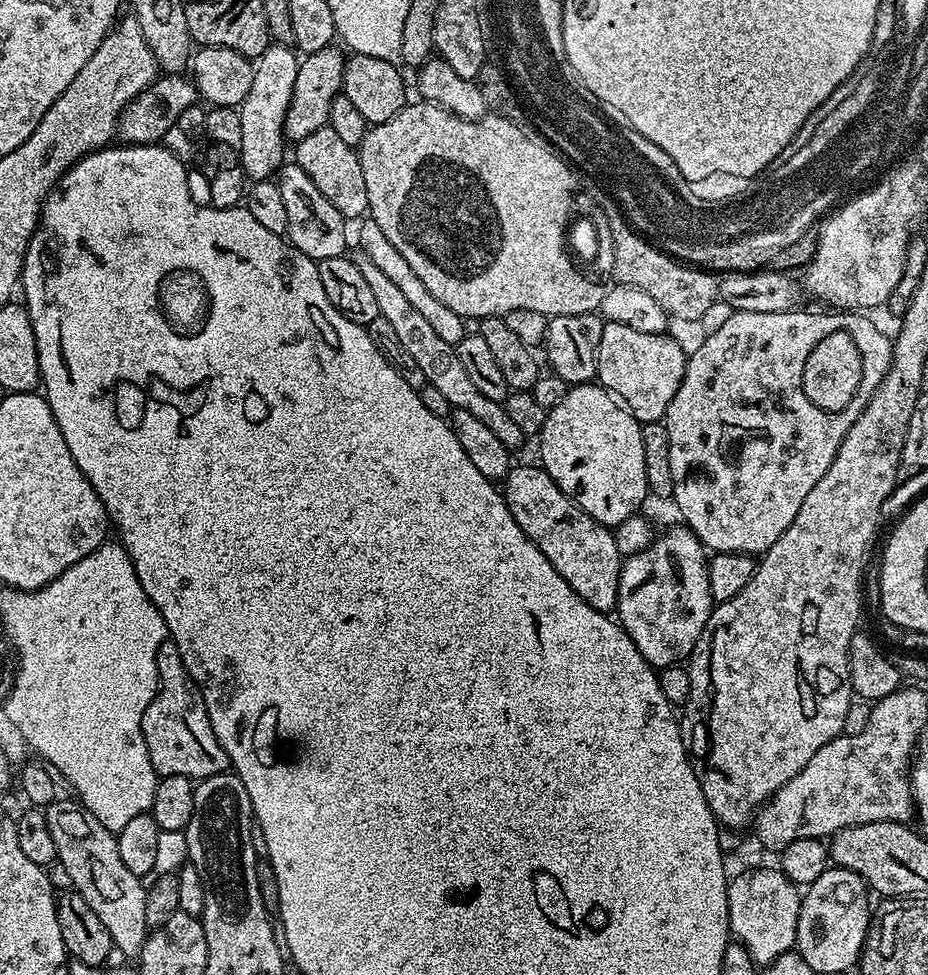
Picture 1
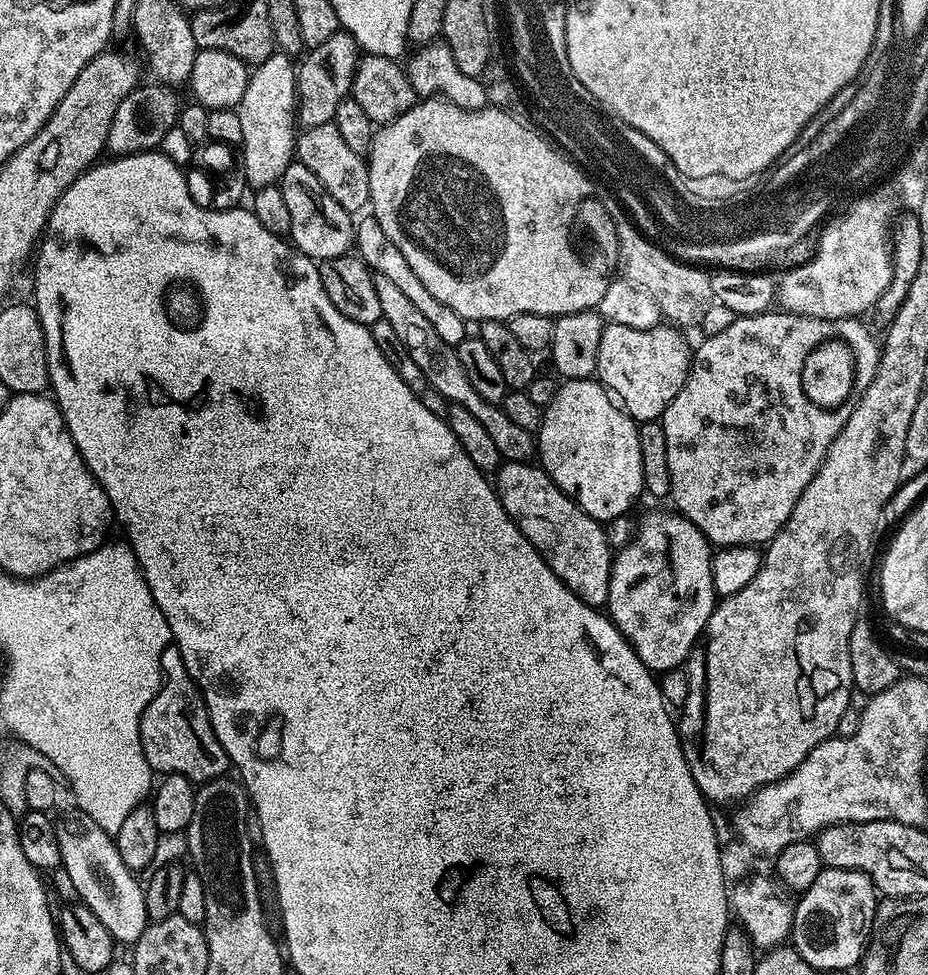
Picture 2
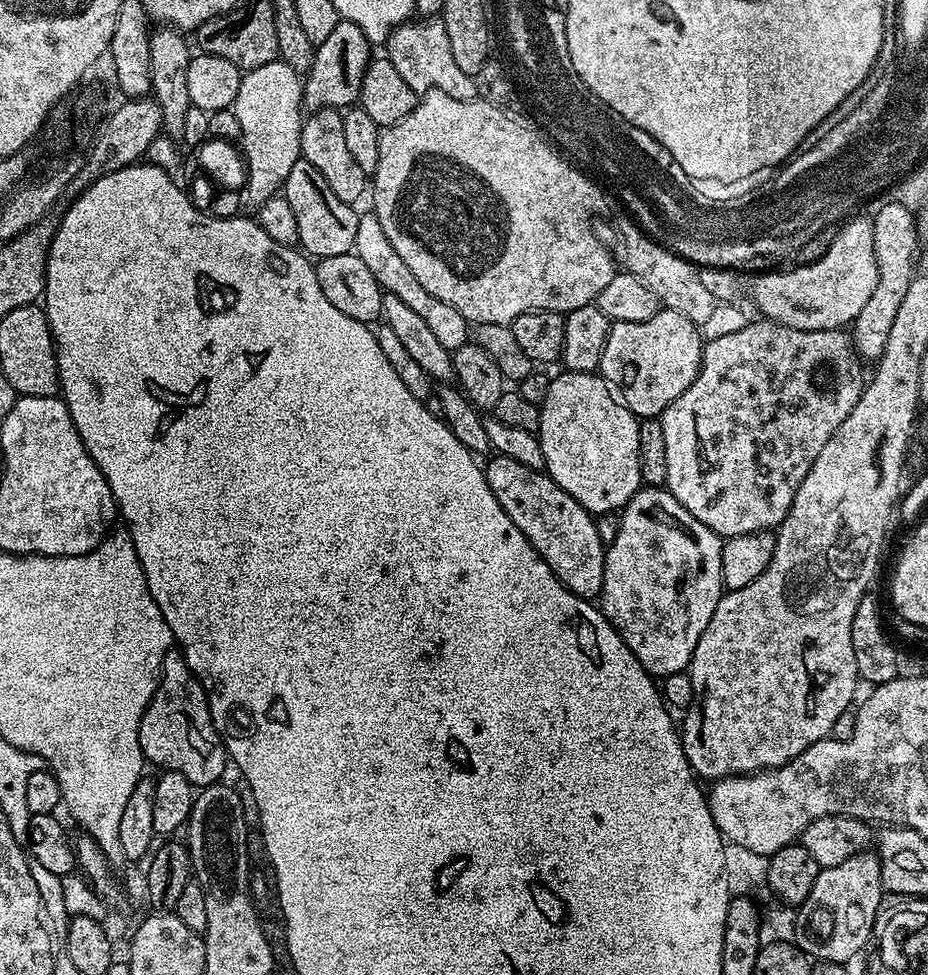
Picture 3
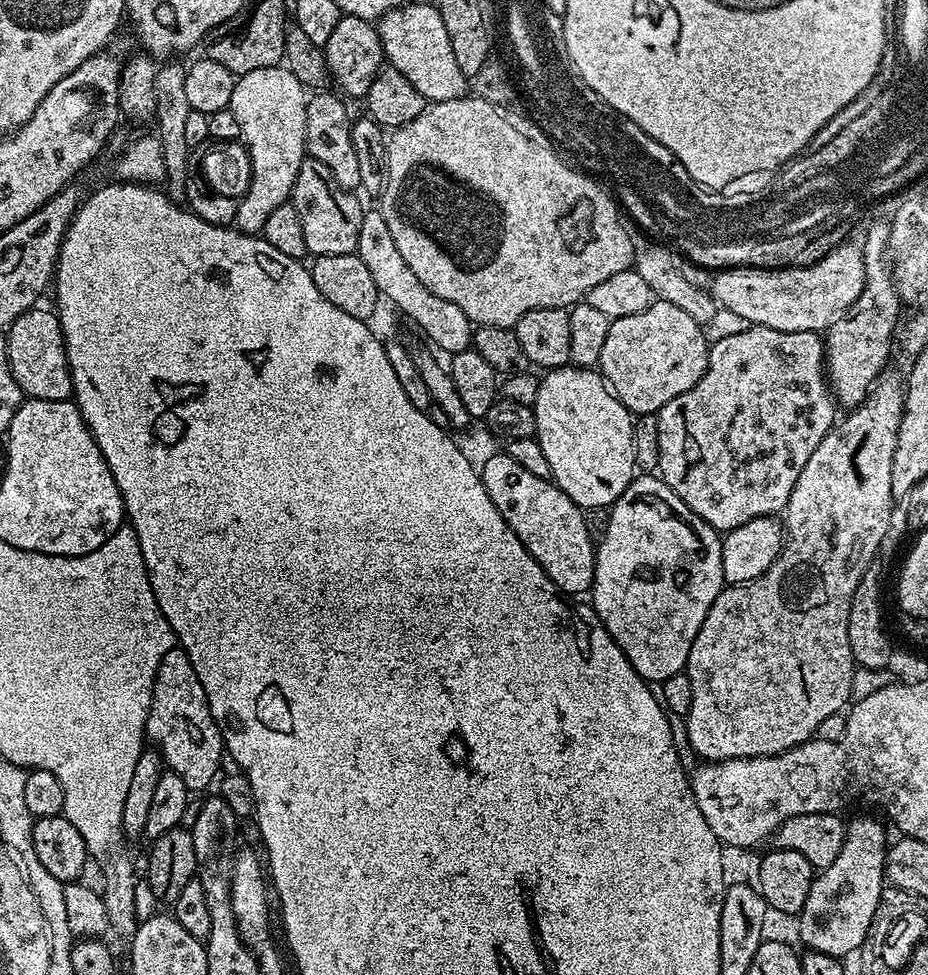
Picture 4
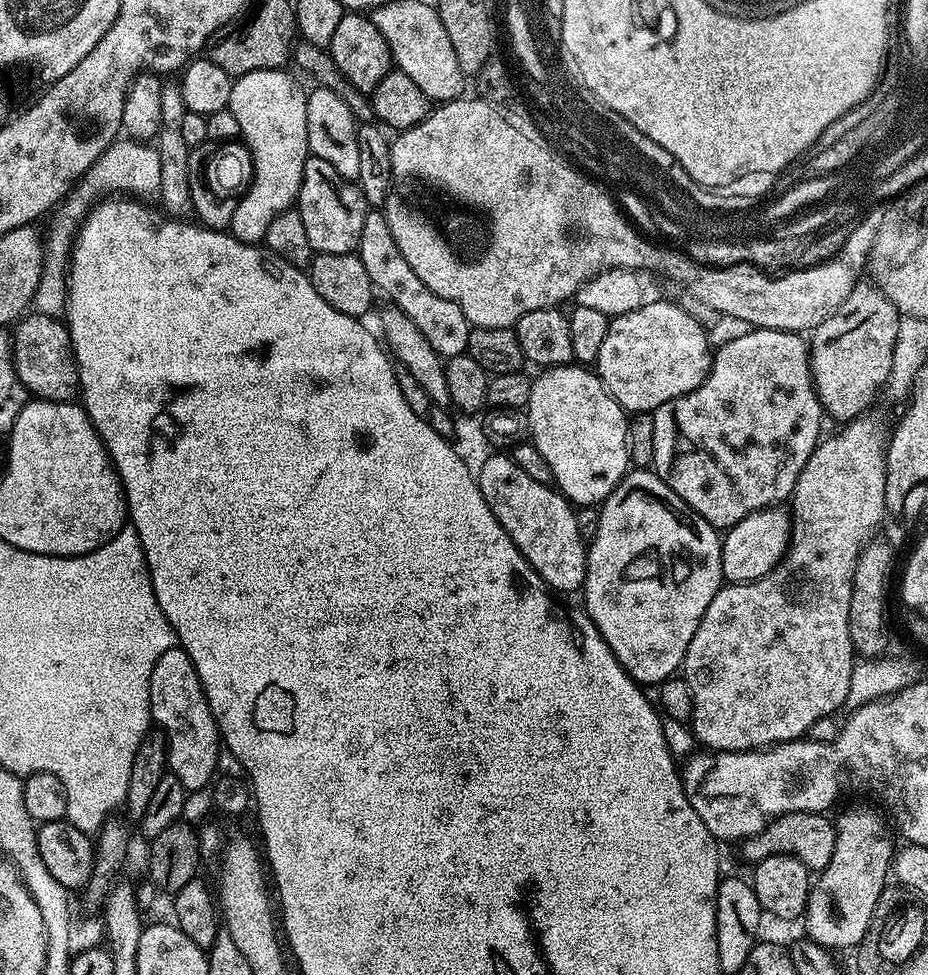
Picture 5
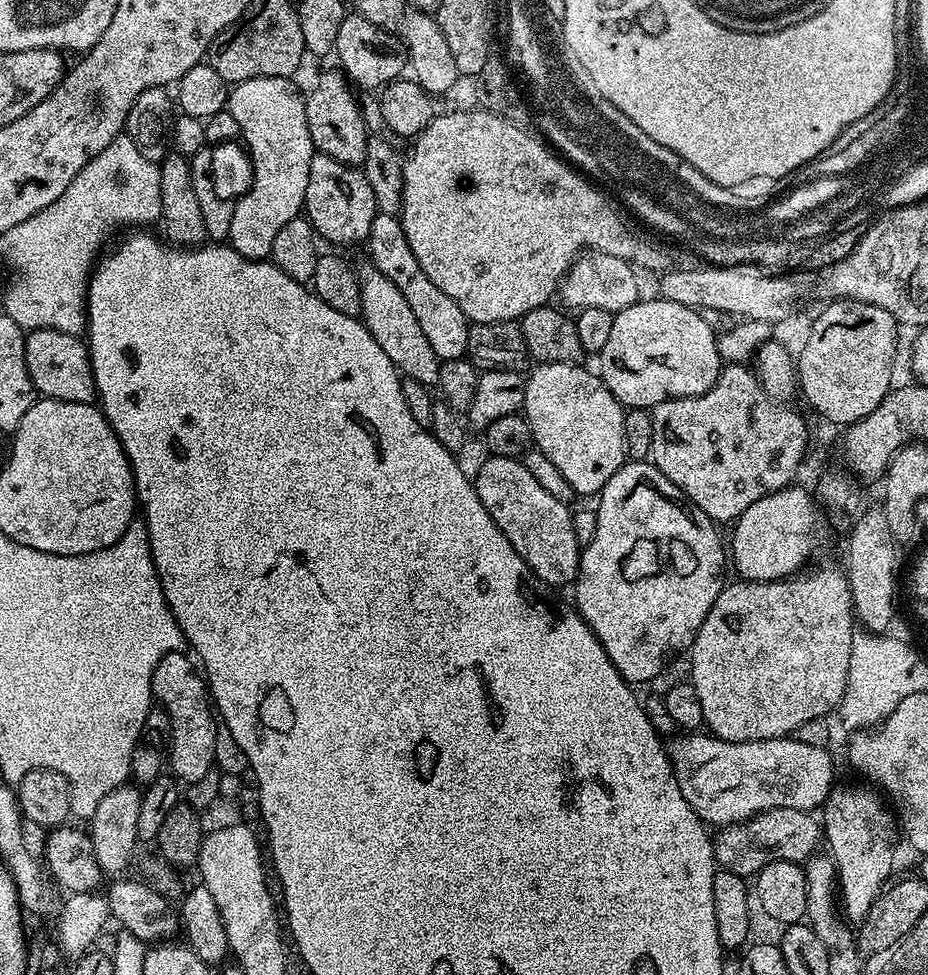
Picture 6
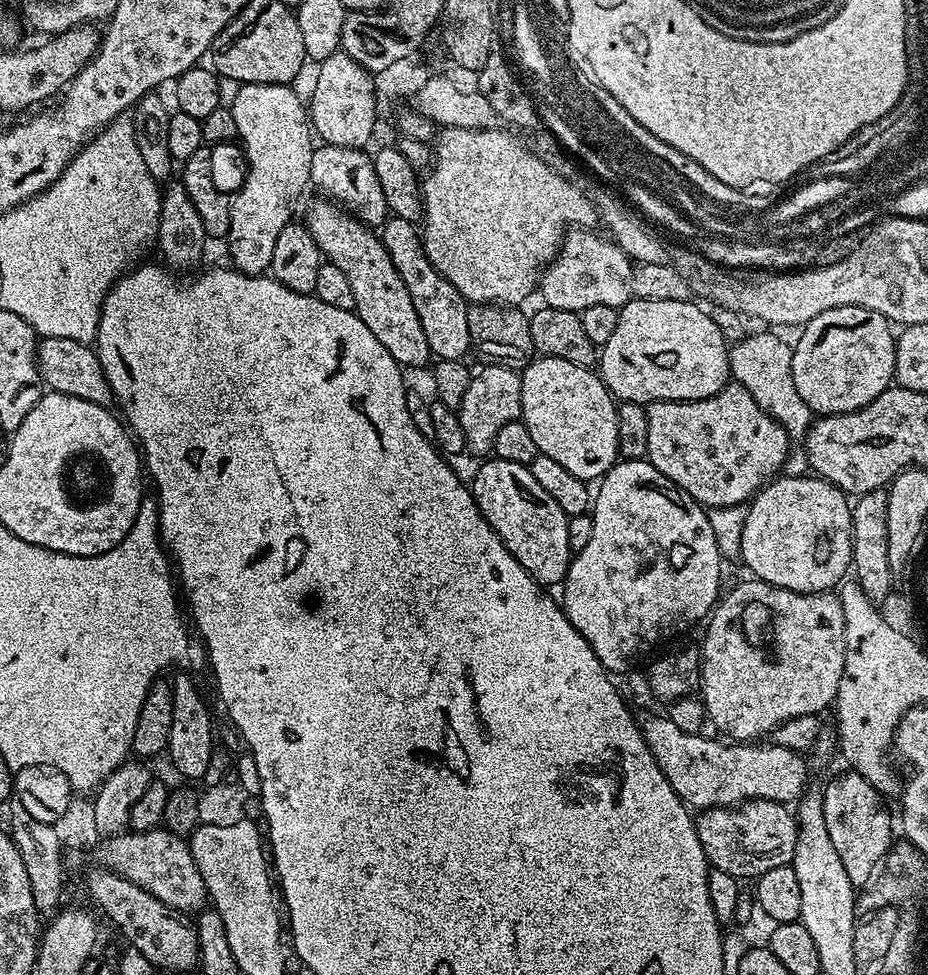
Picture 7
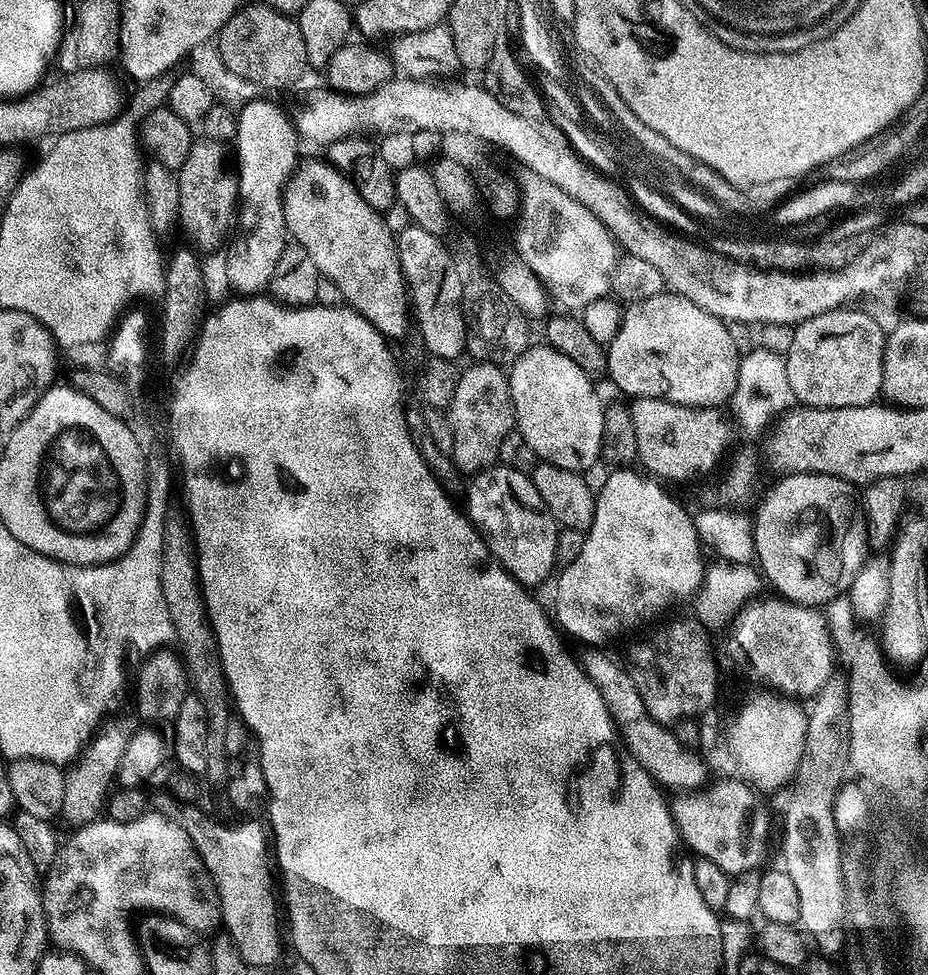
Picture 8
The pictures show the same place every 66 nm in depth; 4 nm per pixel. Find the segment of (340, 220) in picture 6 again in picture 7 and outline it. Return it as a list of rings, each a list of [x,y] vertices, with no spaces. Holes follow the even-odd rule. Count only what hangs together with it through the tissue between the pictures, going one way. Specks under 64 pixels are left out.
[[[321,143],[313,147],[310,158],[310,184],[314,189],[321,188],[327,199],[337,203],[345,212],[356,217],[362,224],[376,230],[389,219],[386,196],[382,194],[382,185],[378,183],[378,174],[374,170],[372,156],[363,148],[347,148]]]

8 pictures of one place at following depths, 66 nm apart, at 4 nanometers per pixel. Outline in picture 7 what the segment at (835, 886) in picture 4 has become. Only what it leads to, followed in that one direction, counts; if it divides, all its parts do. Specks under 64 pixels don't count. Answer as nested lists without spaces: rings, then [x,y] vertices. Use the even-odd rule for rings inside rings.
[[[856,771],[846,772],[832,779],[822,790],[824,821],[849,880],[862,885],[867,878],[875,875],[876,866],[881,865],[893,845],[892,820],[883,795]]]

